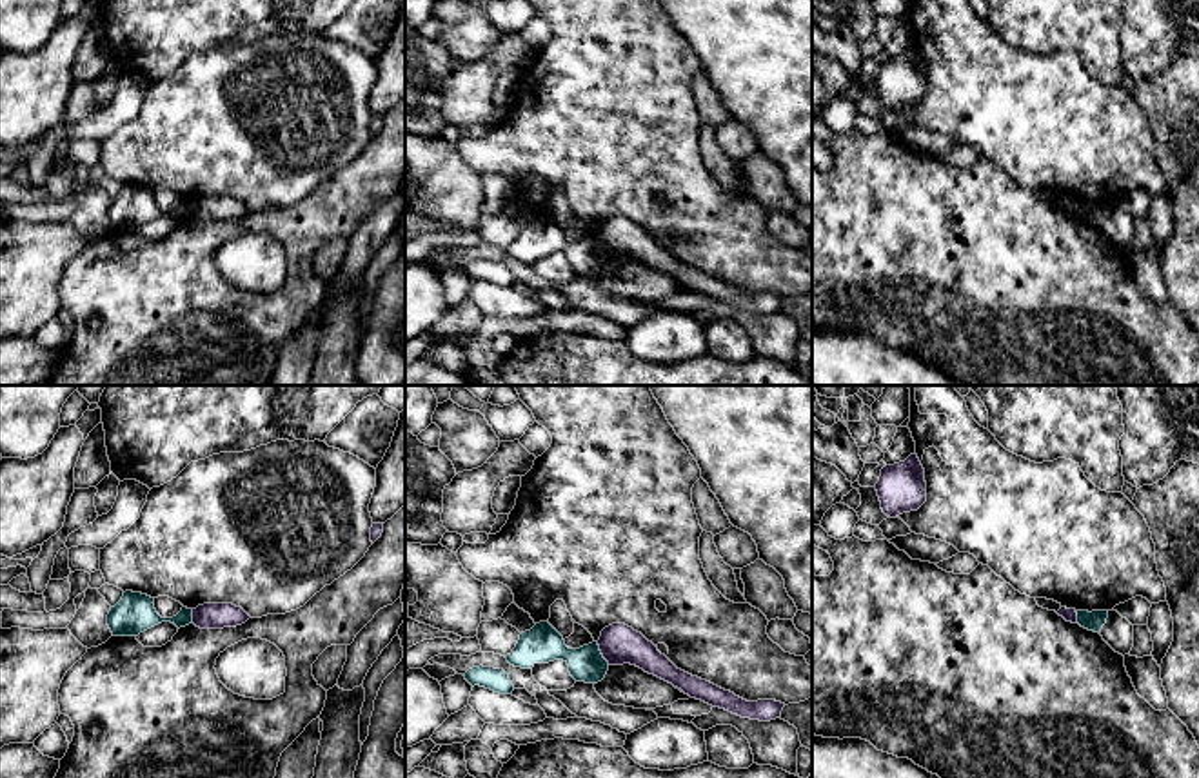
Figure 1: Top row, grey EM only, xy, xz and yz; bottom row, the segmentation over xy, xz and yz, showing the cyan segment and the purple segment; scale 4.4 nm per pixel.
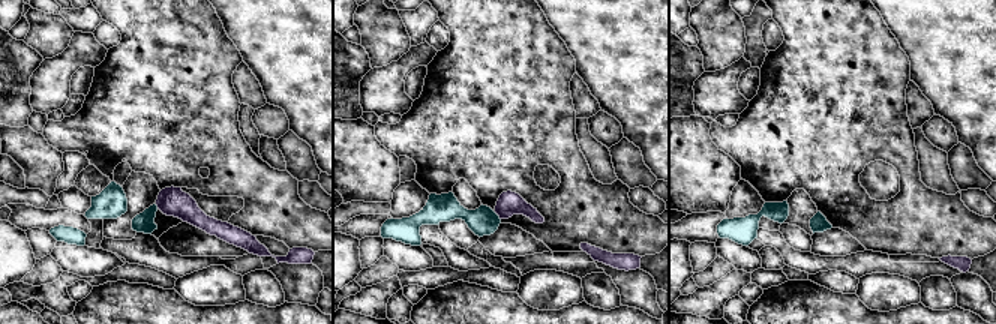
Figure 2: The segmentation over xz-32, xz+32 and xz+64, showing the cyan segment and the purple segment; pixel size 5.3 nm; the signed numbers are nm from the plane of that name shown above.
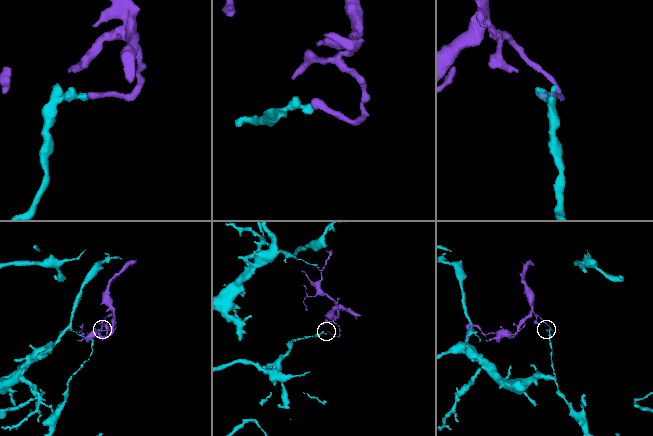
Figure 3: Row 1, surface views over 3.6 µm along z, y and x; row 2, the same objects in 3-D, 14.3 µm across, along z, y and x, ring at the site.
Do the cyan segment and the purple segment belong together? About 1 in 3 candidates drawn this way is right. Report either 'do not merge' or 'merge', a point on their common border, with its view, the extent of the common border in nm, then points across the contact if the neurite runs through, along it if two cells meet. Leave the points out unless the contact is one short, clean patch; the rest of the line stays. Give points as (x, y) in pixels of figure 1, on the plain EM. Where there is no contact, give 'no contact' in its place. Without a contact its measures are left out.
do not merge; contact xz (600, 246); length 120 nm; border xz (596, 235), (609, 257)

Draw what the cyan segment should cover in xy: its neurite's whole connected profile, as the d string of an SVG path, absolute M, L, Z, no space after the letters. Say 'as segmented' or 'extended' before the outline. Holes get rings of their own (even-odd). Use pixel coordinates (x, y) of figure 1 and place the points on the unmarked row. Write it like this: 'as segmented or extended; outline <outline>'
as segmented; outline M125 184L122 193L107 207L107 218L113 229L138 229L162 214L171 214L178 222L193 214L193 202L182 200L176 209L162 211L153 194L154 191L147 187Z

